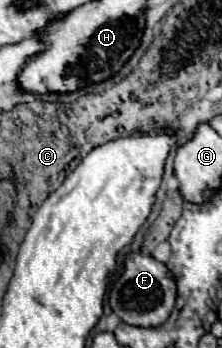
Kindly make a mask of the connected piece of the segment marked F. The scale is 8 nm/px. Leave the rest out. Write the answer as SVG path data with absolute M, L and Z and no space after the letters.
M127 253L123 263L123 273L111 285L109 305L123 323L133 327L153 329L167 321L167 317L171 315L175 307L175 297L177 297L175 277L169 273L169 269L161 261L153 259L151 255Z

